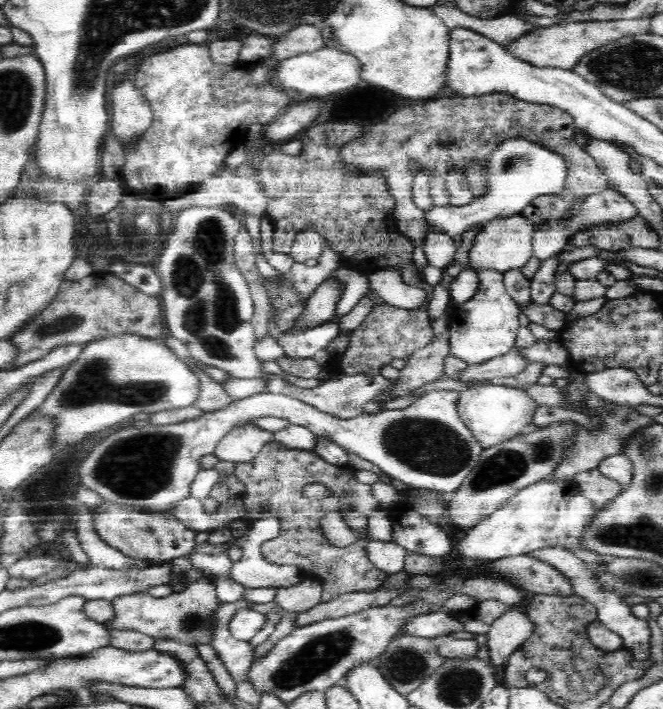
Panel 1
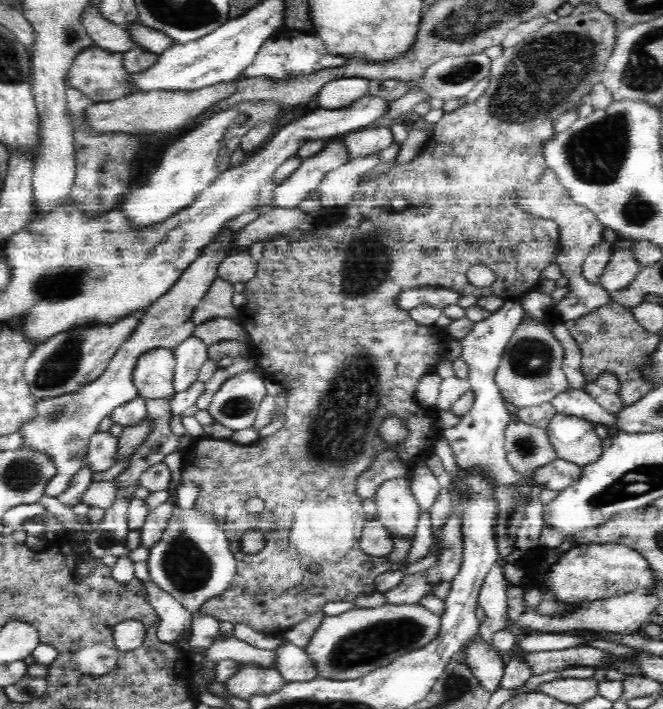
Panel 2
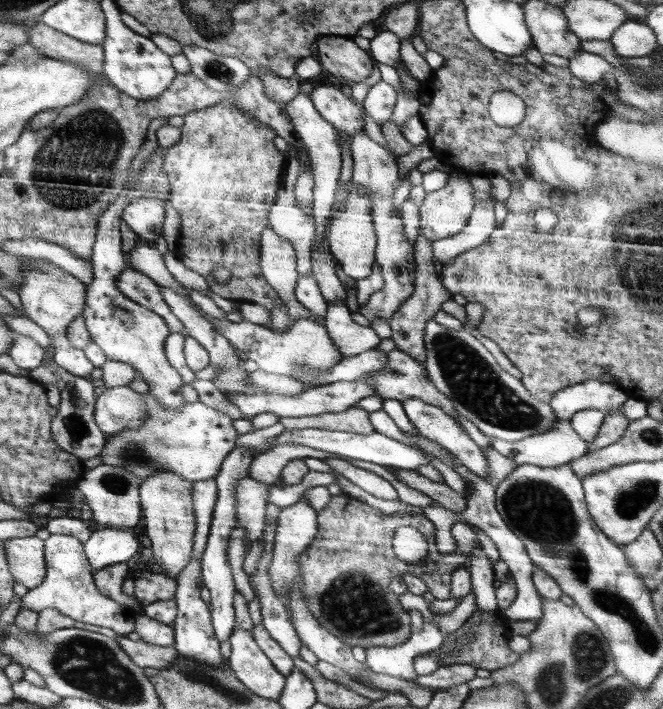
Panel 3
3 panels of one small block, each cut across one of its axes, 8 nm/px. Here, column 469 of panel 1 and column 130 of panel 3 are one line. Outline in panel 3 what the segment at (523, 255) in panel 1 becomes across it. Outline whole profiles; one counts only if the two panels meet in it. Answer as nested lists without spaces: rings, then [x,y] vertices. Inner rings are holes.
[[[140,239],[137,244],[136,248],[131,251],[131,268],[154,278],[162,287],[172,288],[182,296],[189,296],[184,286],[168,270],[162,252],[154,247],[154,243]]]

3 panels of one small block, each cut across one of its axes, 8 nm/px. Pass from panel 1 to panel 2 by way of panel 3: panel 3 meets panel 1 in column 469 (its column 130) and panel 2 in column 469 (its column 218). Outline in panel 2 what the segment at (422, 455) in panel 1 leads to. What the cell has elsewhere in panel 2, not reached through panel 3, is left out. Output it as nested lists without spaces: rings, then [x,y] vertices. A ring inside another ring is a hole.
[[[519,299],[506,300],[493,315],[483,321],[474,322],[472,332],[466,338],[457,339],[462,345],[462,359],[469,366],[466,379],[469,382],[469,389],[474,392],[474,404],[465,415],[460,417],[459,423],[444,430],[442,436],[450,442],[450,447],[463,473],[481,472],[489,477],[489,482],[493,486],[522,480],[507,463],[503,430],[510,421],[510,413],[506,409],[500,387],[494,379],[506,345],[510,342],[522,318],[525,318],[525,312]]]

